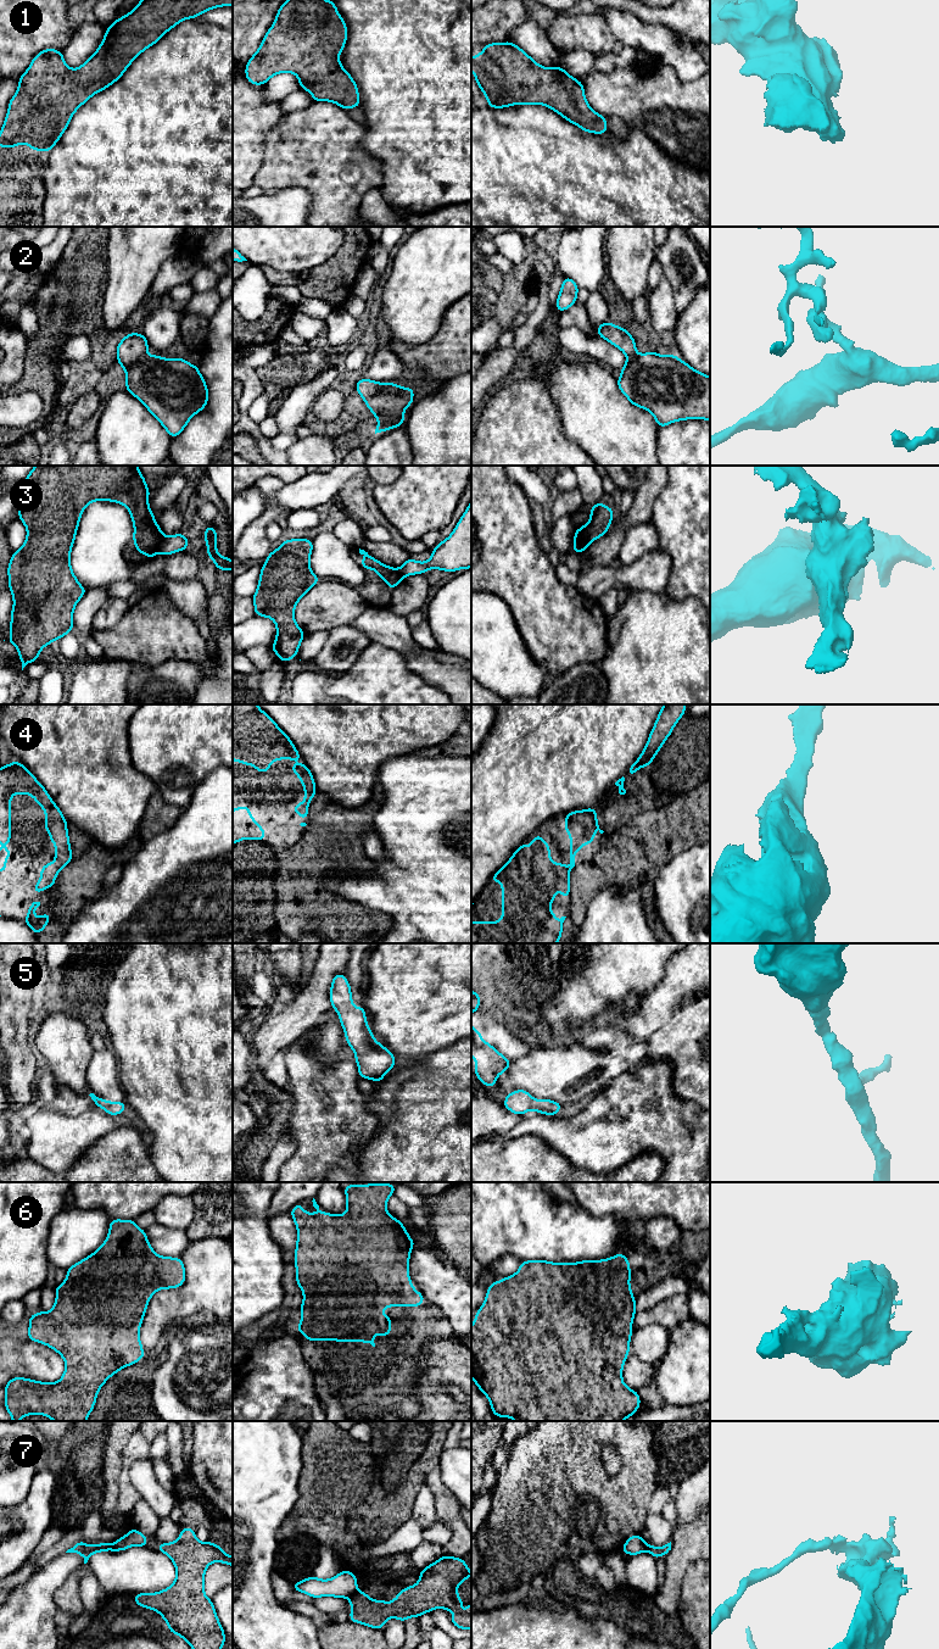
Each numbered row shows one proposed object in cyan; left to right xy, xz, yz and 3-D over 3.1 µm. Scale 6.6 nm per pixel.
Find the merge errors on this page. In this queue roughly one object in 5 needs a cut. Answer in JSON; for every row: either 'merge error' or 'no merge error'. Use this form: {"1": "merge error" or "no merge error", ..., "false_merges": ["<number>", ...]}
{"1": "no merge error", "2": "no merge error", "3": "merge error", "4": "no merge error", "5": "no merge error", "6": "no merge error", "7": "merge error", "false_merges": ["3", "7"]}

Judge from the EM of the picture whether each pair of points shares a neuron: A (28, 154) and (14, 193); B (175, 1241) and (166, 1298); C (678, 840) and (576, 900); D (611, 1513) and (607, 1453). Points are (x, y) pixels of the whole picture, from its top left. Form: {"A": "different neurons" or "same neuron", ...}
{"A": "same neuron", "B": "different neurons", "C": "same neuron", "D": "different neurons"}

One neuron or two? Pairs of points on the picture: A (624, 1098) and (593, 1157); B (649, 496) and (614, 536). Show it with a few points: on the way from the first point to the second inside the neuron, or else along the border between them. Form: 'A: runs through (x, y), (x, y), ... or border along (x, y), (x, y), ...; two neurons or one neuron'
A: runs through (620, 1113), (618, 1115), (618, 1124), (599, 1142); one neuron
B: runs through (642, 506), (621, 527); one neuron

